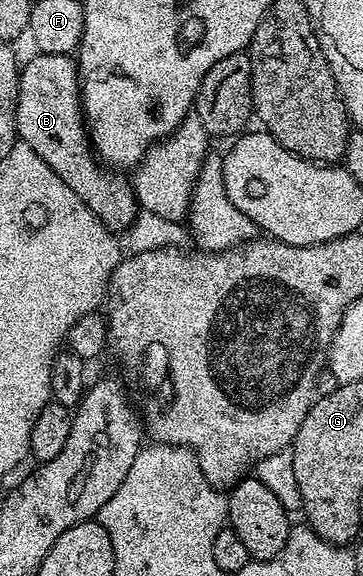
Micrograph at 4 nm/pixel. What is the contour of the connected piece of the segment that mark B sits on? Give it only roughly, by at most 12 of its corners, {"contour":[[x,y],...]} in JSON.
{"contour":[[72,56],[21,65],[17,136],[106,229],[139,210],[102,167]]}

